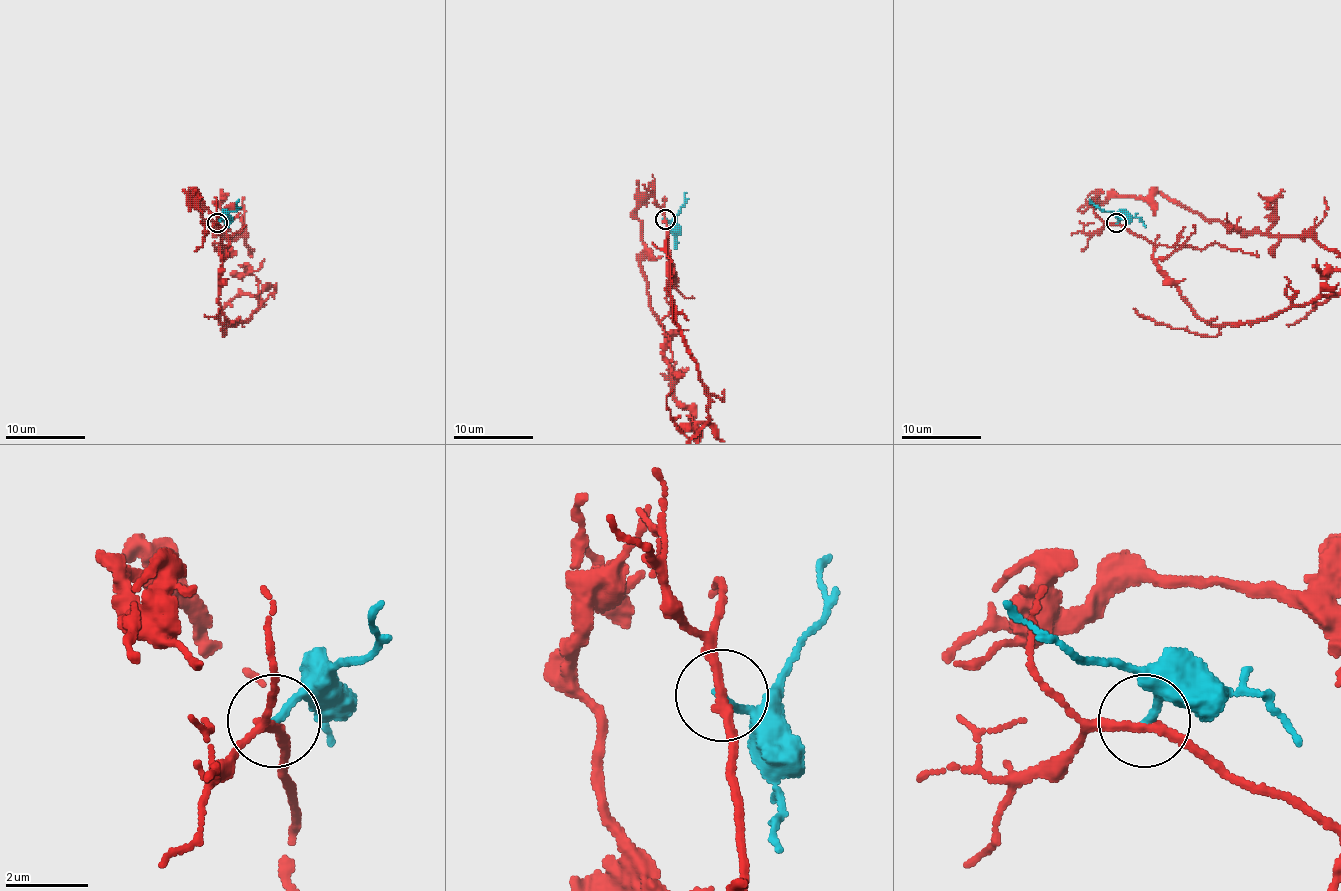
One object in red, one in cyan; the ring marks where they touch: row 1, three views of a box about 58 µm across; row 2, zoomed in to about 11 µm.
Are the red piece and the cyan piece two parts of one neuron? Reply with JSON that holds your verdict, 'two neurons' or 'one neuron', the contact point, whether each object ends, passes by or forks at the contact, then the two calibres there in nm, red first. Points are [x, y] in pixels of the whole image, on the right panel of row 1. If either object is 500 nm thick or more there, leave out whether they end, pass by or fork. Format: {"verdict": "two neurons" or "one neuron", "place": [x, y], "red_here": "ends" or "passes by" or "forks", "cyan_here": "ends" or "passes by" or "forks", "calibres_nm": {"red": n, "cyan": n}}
{"verdict": "two neurons", "place": [1116, 223], "red_here": "passes by", "cyan_here": "ends", "calibres_nm": {"red": 220, "cyan": 190}}

